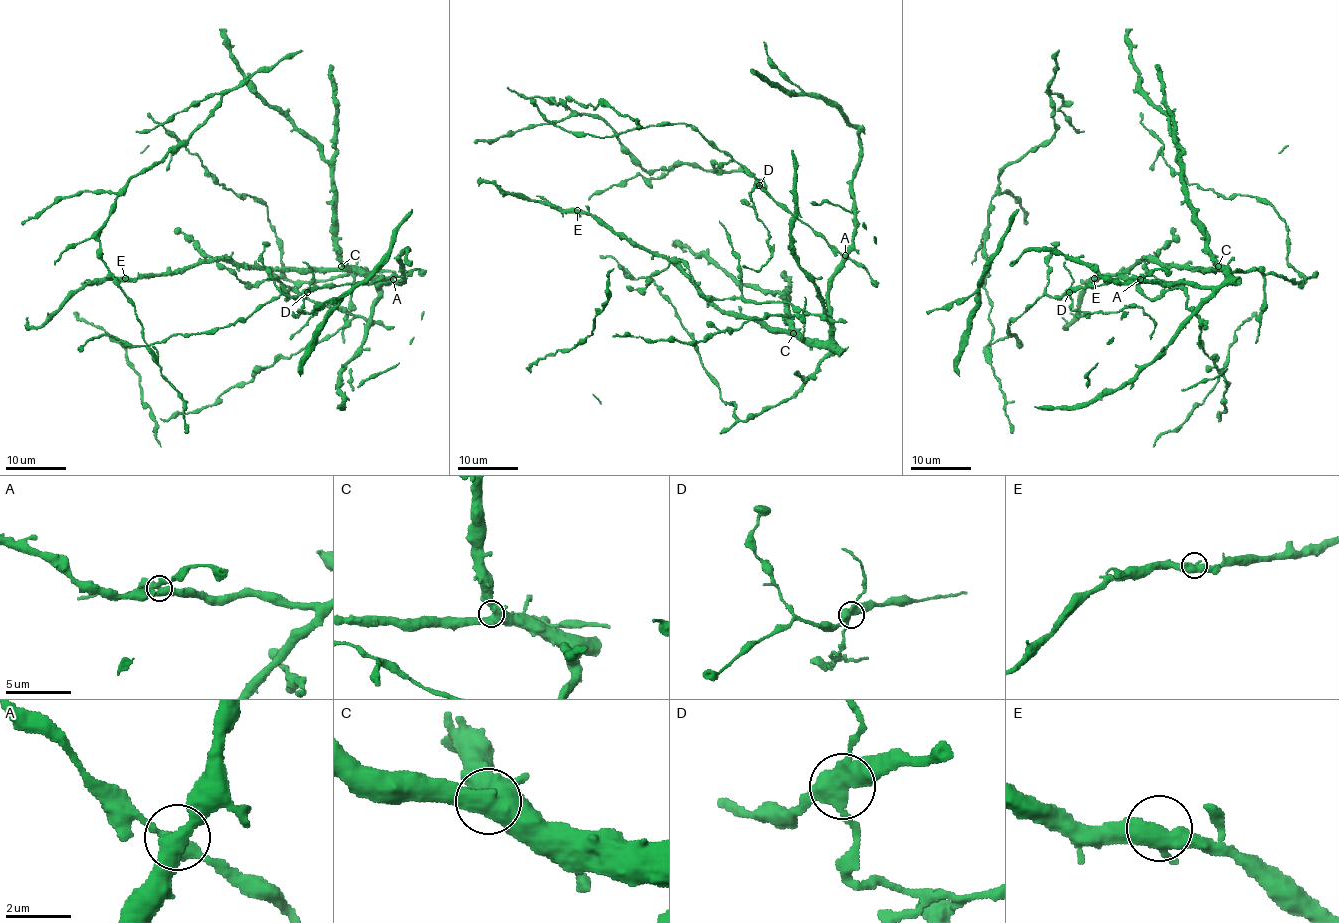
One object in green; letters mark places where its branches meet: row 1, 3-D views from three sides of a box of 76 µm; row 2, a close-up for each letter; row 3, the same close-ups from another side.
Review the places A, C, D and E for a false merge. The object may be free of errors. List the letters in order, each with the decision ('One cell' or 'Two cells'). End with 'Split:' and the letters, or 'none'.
A: One cell
C: One cell
D: Two cells
E: One cell
Split: D

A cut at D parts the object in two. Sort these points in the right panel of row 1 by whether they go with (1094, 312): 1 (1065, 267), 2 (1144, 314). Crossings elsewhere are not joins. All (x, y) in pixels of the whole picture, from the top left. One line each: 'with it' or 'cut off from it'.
1: with it
2: with it

